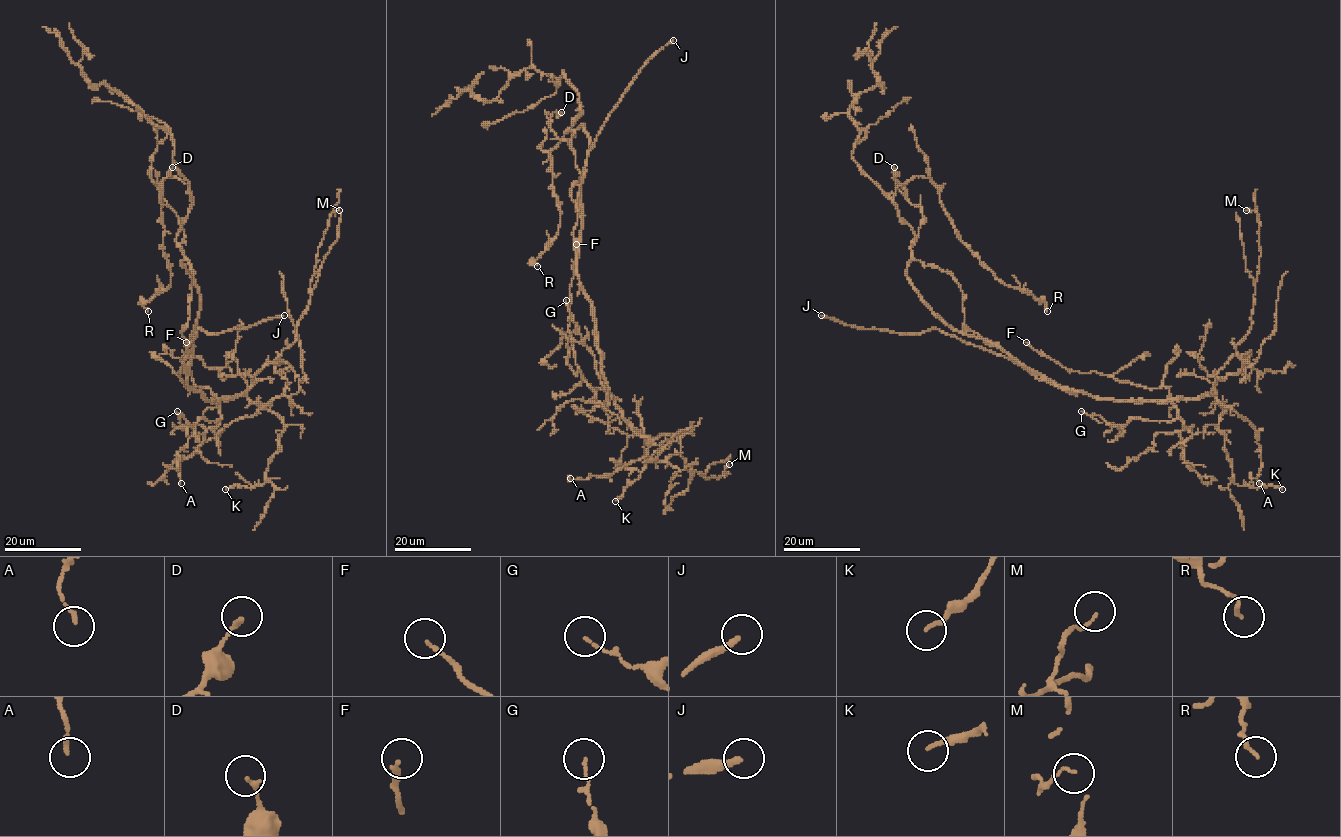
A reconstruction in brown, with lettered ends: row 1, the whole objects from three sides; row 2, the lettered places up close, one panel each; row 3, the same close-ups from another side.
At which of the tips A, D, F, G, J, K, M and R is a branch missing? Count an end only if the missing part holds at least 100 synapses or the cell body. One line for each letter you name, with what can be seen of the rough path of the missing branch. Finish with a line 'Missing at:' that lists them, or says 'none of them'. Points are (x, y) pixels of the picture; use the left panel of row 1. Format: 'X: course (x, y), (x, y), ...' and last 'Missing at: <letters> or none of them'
Missing at: J

